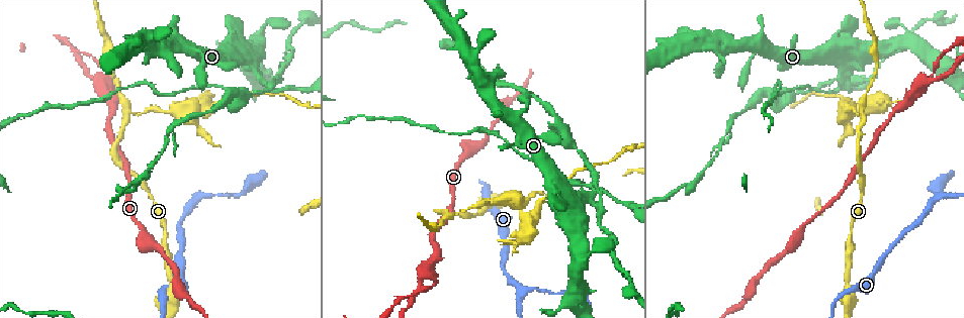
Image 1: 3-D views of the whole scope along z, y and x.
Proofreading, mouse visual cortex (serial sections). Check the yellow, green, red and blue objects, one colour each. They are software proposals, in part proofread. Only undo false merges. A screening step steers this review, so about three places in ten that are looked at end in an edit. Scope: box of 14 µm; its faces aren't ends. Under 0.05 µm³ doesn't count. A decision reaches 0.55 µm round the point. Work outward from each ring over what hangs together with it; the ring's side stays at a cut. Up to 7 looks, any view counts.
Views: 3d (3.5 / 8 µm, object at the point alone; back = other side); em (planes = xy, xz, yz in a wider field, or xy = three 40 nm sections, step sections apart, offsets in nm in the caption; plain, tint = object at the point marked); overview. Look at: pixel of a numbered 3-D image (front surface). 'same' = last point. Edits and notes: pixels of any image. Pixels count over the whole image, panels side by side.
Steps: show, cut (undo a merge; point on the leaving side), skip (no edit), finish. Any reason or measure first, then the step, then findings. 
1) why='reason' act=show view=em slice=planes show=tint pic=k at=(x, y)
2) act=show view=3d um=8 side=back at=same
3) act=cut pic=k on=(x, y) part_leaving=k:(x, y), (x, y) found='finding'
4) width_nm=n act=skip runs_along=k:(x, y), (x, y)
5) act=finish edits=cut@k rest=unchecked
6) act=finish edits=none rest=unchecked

why='abrupt turn' act=show view=3d um=3.5 pic=1 at=(861, 115)

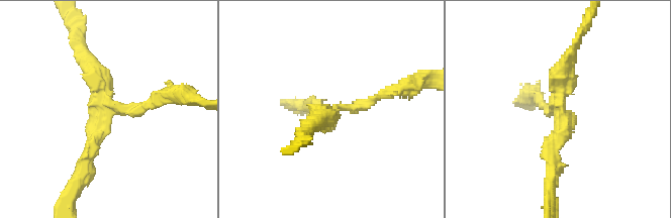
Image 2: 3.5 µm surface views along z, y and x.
why='need the tissue' act=show view=em slice=xy step=3 show=tint pic=2 at=(105, 112)

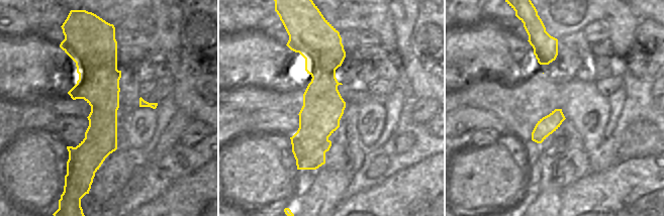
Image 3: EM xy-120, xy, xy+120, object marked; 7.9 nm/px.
arms=3 act=cut pic=2 on=(146, 105) part_leaving=2:(114, 104), (201, 101) found='two cells meet here'

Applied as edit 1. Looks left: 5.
act=show view=overview

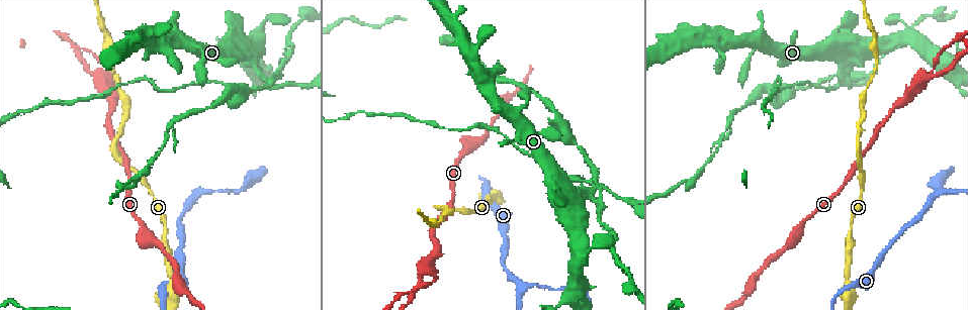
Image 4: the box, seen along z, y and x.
why='sharp bend' act=show view=3d um=3.5 pic=4 at=(921, 86)

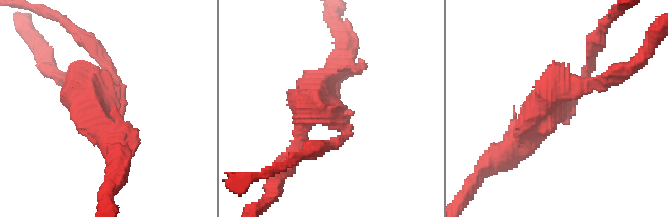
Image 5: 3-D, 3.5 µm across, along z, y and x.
act=show view=em slice=xy step=2 show=tint pic=5 at=(91, 105)

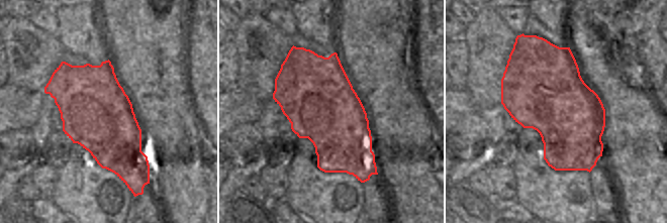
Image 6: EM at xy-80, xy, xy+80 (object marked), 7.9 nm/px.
act=cut pic=5 on=(96, 51) part_leaving=5:(118, 81), (93, 46), (66, 25) found='a second cell is stuck on'

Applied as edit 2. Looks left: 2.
act=finish edits=cut@2,cut@5 rest=unchecked

